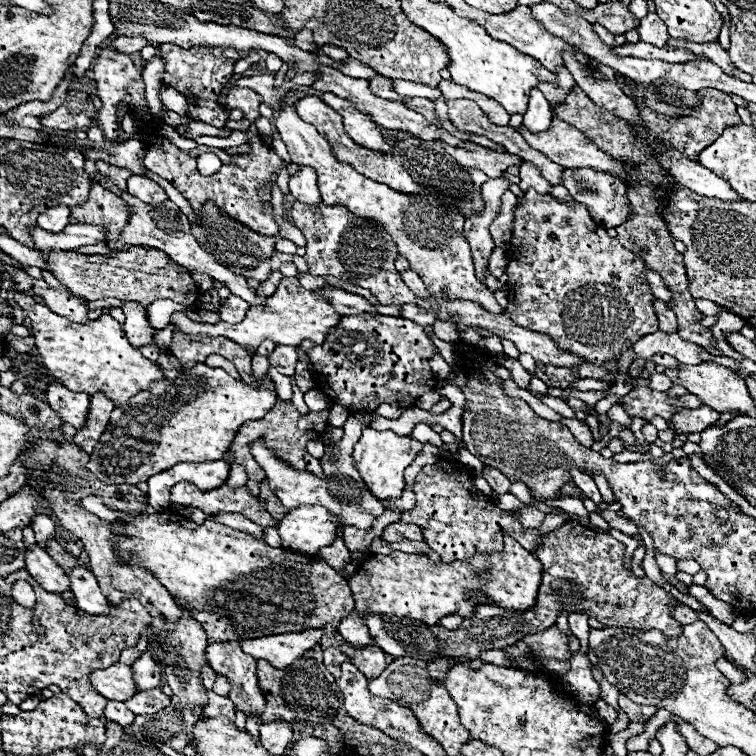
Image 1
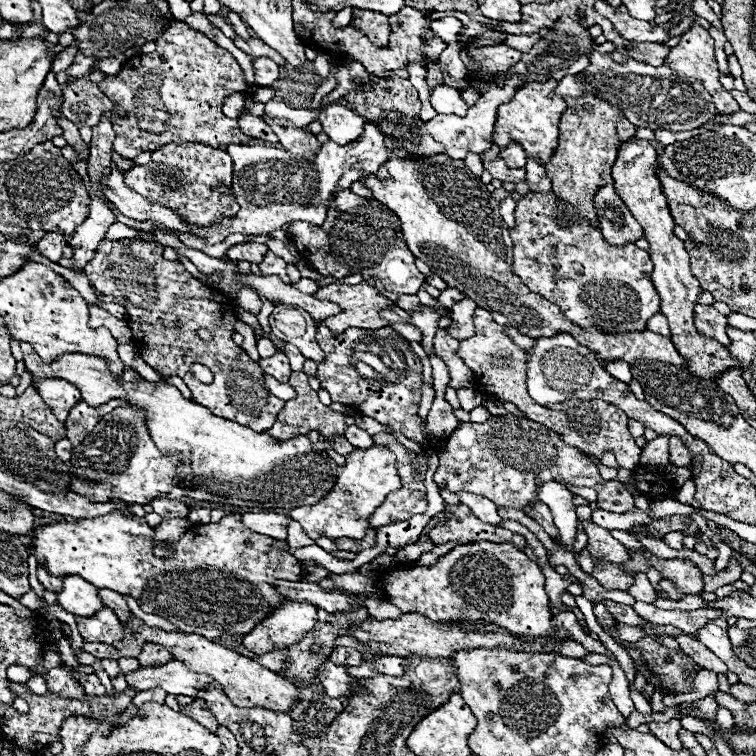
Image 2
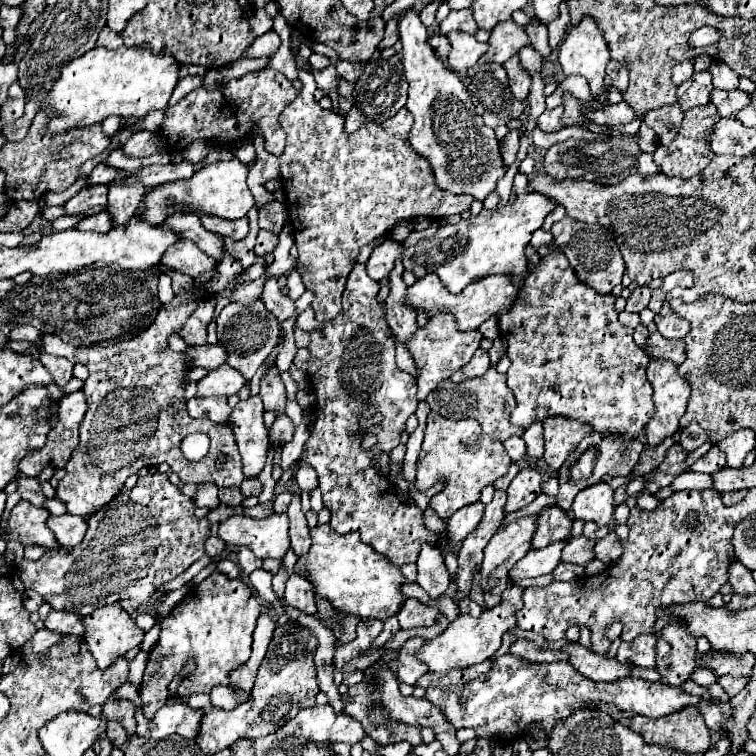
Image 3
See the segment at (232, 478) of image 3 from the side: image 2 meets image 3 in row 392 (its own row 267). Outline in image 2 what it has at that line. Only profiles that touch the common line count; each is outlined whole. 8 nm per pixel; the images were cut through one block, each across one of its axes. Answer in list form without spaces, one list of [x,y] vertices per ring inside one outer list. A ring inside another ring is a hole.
[[[130,238],[128,243],[104,239],[83,272],[96,294],[112,296],[114,302],[128,310],[134,344],[142,346],[138,352],[148,366],[152,366],[162,378],[180,376],[188,384],[194,402],[210,408],[216,416],[254,428],[258,434],[268,432],[286,402],[266,388],[262,368],[258,368],[258,364],[232,342],[238,304],[220,290],[198,282],[180,262],[166,260],[162,252],[164,248],[158,242],[142,242],[138,238]],[[200,328],[210,330],[210,342],[204,342],[198,336]],[[196,362],[212,370],[212,384],[202,384],[192,376],[190,366]]]

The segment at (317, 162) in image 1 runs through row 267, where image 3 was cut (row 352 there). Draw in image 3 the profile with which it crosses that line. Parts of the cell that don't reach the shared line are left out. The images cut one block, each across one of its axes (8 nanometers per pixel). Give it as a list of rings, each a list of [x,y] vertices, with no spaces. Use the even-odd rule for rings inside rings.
[[[442,308],[438,310],[434,316],[430,316],[426,320],[424,326],[418,328],[418,332],[414,332],[406,346],[410,350],[410,356],[414,358],[416,362],[416,384],[418,384],[418,398],[424,400],[426,394],[440,382],[440,380],[446,380],[450,378],[456,370],[460,370],[462,366],[468,364],[468,360],[472,358],[472,354],[476,352],[476,348],[480,346],[480,340],[482,340],[482,334],[480,330],[468,330],[468,332],[462,332],[458,330],[458,324],[454,320],[454,316]]]

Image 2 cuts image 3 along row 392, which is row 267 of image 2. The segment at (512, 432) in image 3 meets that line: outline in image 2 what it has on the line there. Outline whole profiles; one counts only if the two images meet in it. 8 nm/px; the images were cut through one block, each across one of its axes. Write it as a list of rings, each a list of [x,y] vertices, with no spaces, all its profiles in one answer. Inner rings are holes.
[[[446,154],[422,158],[420,162],[396,158],[388,160],[388,172],[392,180],[384,184],[378,182],[374,174],[364,174],[362,182],[372,190],[378,202],[386,204],[400,218],[410,252],[426,262],[450,288],[462,290],[480,308],[486,308],[498,324],[512,326],[530,338],[550,338],[562,332],[570,334],[602,360],[636,362],[644,358],[684,368],[684,358],[674,344],[660,334],[650,330],[612,334],[600,328],[582,328],[562,316],[556,304],[530,292],[512,272],[512,240],[500,216],[498,200],[492,200],[486,184],[482,184],[462,160],[450,160]]]

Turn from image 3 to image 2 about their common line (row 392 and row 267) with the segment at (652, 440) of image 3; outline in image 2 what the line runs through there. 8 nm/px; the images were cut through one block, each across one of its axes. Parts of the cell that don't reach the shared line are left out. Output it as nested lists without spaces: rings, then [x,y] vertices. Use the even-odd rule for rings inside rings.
[[[628,138],[622,148],[618,148],[616,162],[612,166],[612,178],[616,194],[624,200],[628,210],[634,214],[634,218],[640,222],[640,226],[646,232],[646,240],[650,242],[650,258],[654,262],[652,270],[652,282],[660,296],[660,312],[668,318],[670,330],[672,330],[672,342],[680,356],[686,360],[686,370],[700,378],[718,378],[730,368],[742,368],[738,358],[732,358],[728,348],[718,344],[718,340],[708,338],[700,334],[694,326],[692,308],[702,296],[700,282],[692,276],[690,264],[688,264],[688,252],[684,248],[684,242],[674,236],[674,220],[668,210],[666,196],[662,192],[662,184],[658,182],[658,168],[660,160],[654,150],[654,146],[648,140]]]

